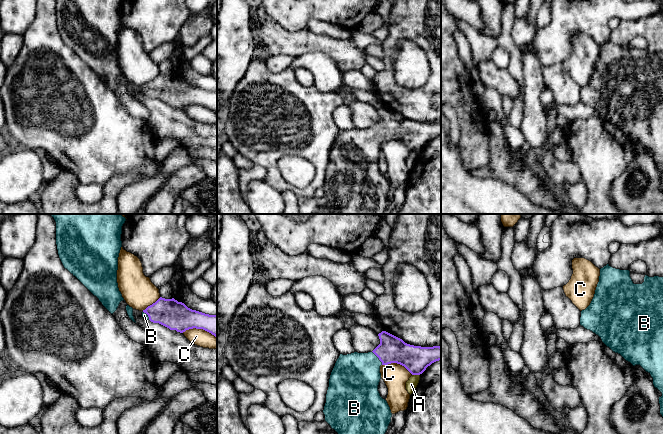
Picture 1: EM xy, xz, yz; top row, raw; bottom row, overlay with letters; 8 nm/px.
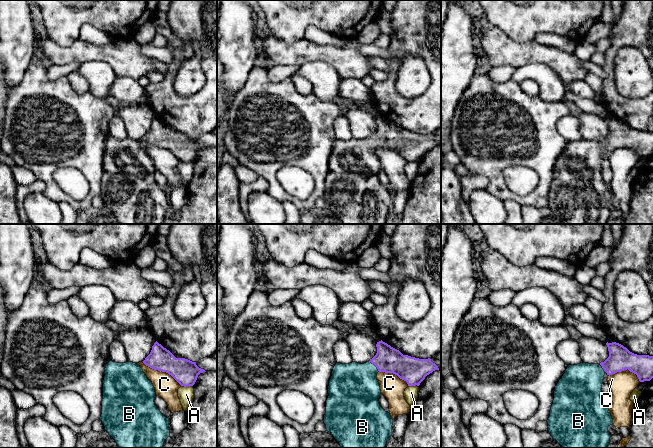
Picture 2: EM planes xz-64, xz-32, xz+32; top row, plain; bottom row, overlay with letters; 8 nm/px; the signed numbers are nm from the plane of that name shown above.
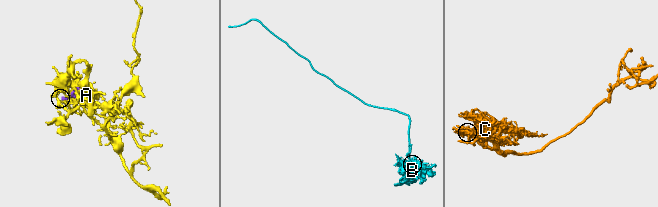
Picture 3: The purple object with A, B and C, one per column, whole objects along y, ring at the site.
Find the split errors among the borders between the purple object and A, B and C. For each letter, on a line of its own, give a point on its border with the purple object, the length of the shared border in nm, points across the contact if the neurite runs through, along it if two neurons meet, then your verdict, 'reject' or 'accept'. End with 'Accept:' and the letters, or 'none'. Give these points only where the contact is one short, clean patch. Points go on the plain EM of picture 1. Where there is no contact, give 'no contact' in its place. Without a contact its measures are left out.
A: meets purple in xz at (416, 150); contact 60 nm long; reject
B: meets purple in xz at (378, 133); contact 140 nm long; runs through xz (391, 125), (378, 133), (371, 137), (355, 153); accept
C: meets purple in xy at (199, 104); contact 280 nm long; reject
Accept: B

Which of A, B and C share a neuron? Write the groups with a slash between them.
A / B / C

